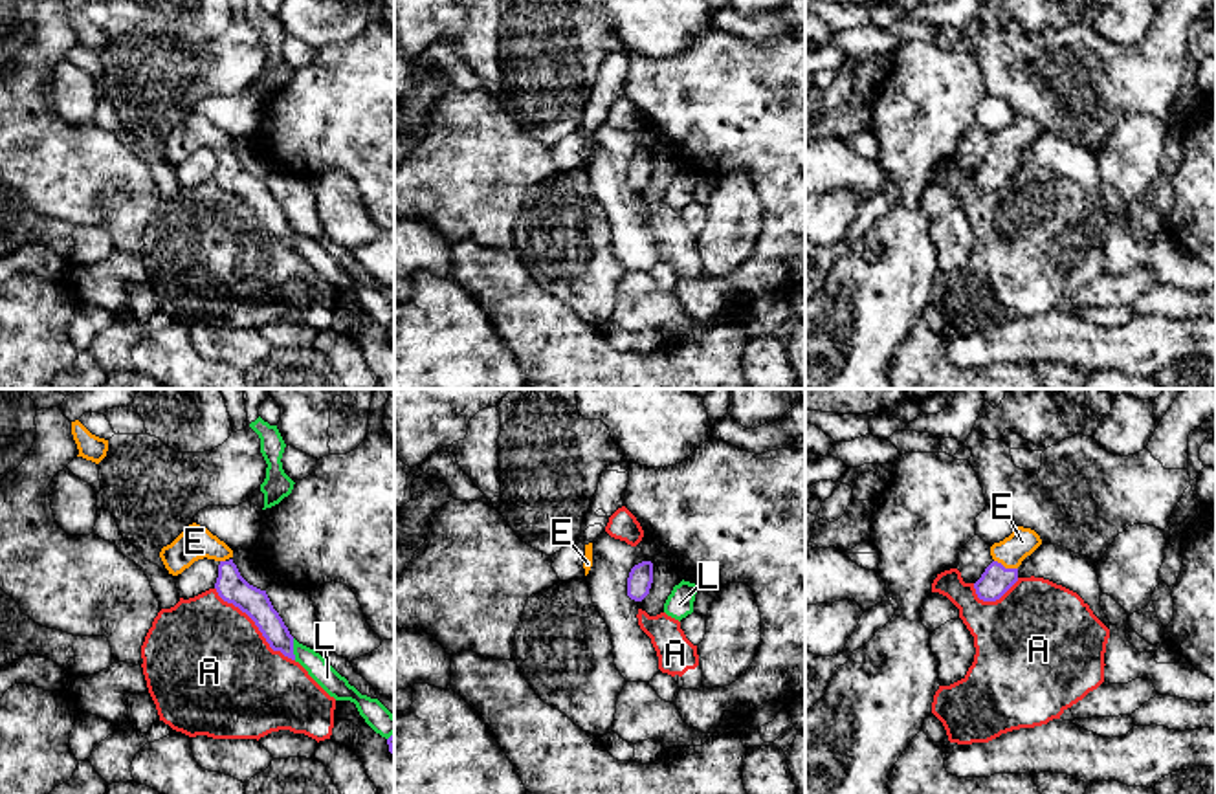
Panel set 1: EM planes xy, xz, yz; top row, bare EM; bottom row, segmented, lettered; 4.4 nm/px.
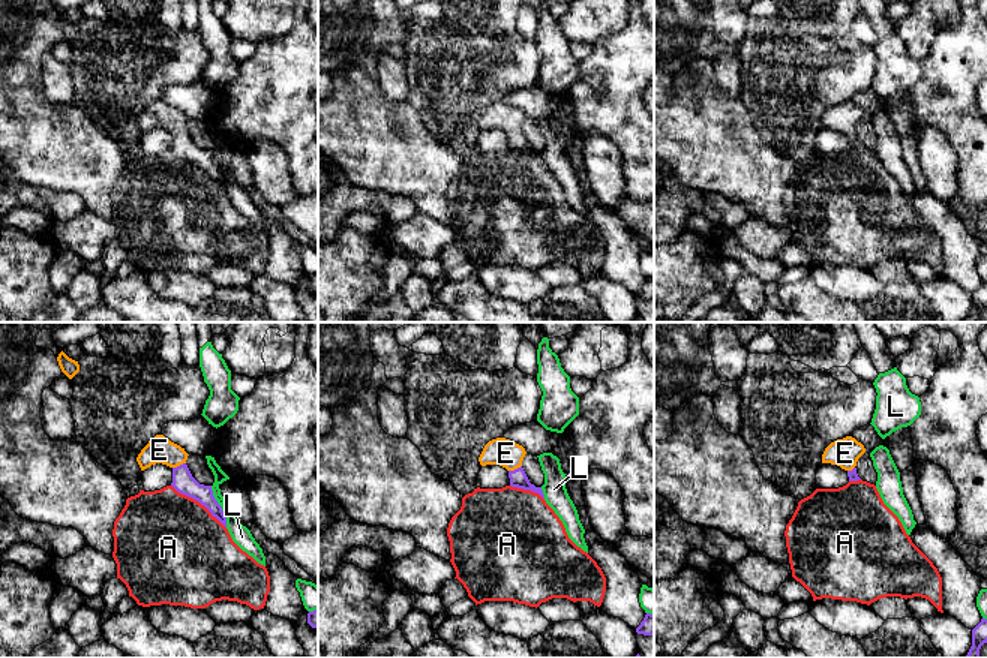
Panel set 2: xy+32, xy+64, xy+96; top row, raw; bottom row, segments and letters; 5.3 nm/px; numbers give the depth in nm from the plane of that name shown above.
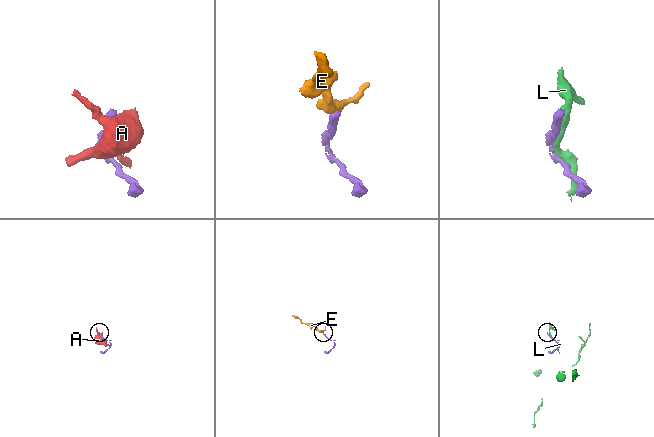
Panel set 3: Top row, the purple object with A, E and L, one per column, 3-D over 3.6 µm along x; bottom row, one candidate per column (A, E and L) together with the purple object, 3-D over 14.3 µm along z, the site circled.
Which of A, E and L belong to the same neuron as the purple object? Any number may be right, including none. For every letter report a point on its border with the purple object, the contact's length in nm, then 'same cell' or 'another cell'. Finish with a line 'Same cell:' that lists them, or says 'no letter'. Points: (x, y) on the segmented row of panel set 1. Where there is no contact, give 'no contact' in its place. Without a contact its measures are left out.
A: xy (255, 624) | 480 nm | another cell
E: yz (1004, 567) | 110 nm | same cell
L: xy (292, 650) | 100 nm | another cell
Same cell: E

